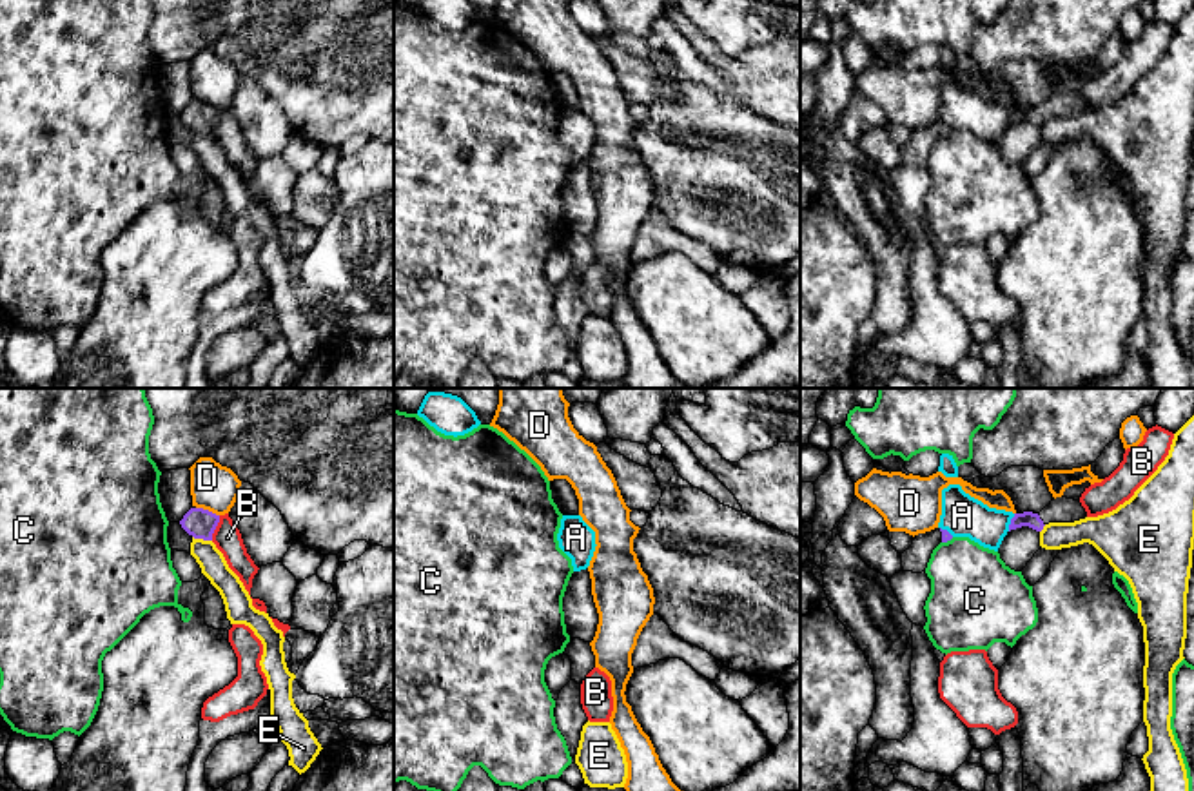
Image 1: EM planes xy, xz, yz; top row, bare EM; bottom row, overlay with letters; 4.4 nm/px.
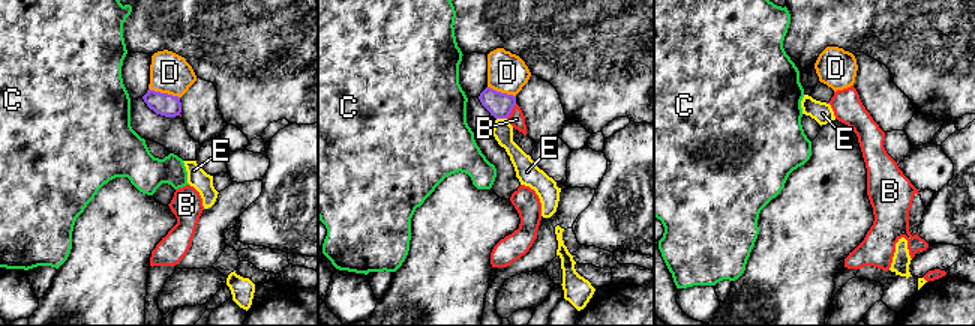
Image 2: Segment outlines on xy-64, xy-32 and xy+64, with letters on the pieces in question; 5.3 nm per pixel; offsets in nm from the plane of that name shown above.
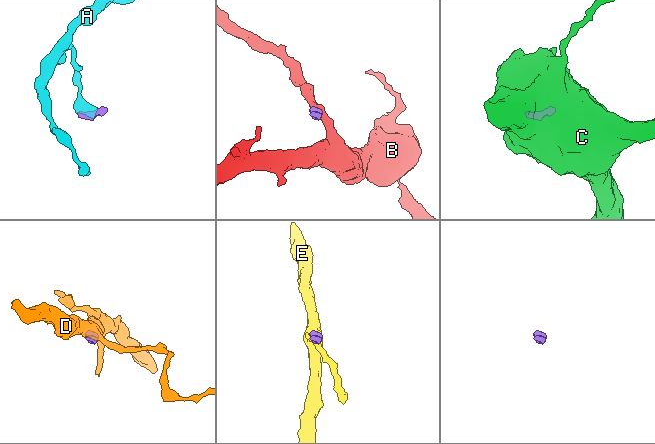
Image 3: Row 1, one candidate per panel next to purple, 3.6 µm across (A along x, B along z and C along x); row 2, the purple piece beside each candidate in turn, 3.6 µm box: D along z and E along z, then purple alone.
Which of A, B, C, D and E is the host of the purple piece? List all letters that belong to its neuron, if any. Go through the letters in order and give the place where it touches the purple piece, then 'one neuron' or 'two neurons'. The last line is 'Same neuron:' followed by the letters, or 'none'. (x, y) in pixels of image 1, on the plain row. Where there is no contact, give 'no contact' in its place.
A: meets purple in yz at (1011, 117); two neurons
B: meets purple in xy at (215, 122); two neurons
C: meets purple in yz at (948, 133); two neurons
D: meets purple in xy at (207, 104); two neurons
E: meets purple in xy at (202, 131); two neurons
Same neuron: none

